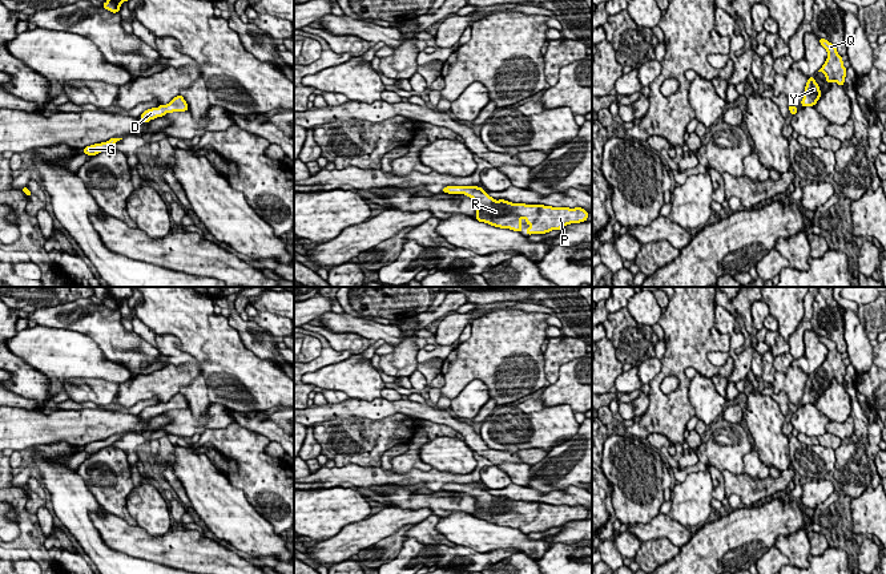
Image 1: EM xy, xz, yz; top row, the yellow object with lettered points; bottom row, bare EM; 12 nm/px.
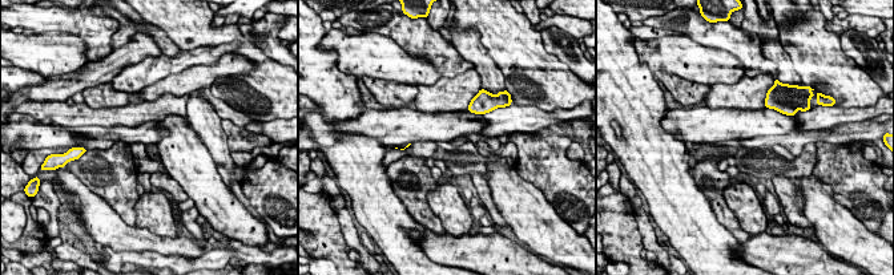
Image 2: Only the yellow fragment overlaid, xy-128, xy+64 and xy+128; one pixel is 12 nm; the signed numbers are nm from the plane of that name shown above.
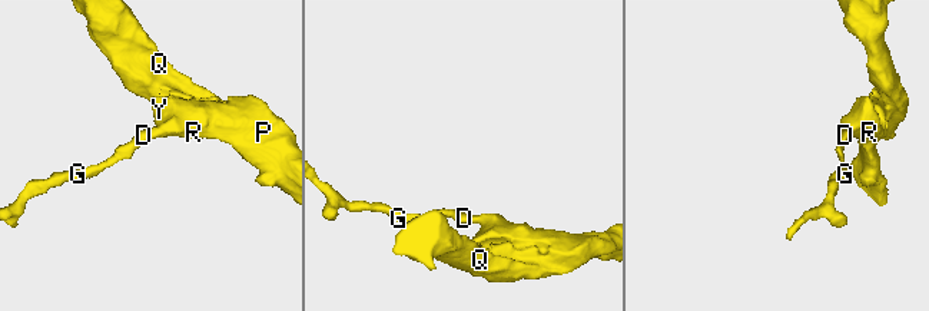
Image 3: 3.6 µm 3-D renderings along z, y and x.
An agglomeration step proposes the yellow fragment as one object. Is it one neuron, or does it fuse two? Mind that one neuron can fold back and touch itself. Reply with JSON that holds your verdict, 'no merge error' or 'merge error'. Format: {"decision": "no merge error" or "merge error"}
{"decision": "no merge error"}

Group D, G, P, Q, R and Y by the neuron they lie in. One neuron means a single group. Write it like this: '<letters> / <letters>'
D G P Q R Y

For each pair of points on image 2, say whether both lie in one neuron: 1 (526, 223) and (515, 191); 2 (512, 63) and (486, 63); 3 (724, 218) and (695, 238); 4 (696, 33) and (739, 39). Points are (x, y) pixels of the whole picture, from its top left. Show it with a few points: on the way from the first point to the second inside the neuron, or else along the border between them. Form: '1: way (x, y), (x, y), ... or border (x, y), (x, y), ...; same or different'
1: way (526, 215), (524, 207), (516, 199); same
2: border (480, 35), (480, 43), (500, 71), (506, 88); different
3: border (704, 193), (715, 217), (739, 241); different
4: way (707, 33), (728, 37); same

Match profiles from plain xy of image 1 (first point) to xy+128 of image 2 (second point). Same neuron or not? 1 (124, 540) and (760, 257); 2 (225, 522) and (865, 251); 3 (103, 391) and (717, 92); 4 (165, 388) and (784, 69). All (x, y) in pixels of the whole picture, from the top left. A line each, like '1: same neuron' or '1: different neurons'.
1: same neuron
2: same neuron
3: different neurons
4: different neurons

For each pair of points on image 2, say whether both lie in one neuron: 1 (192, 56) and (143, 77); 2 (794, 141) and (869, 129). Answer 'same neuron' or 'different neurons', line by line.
1: same neuron
2: same neuron

